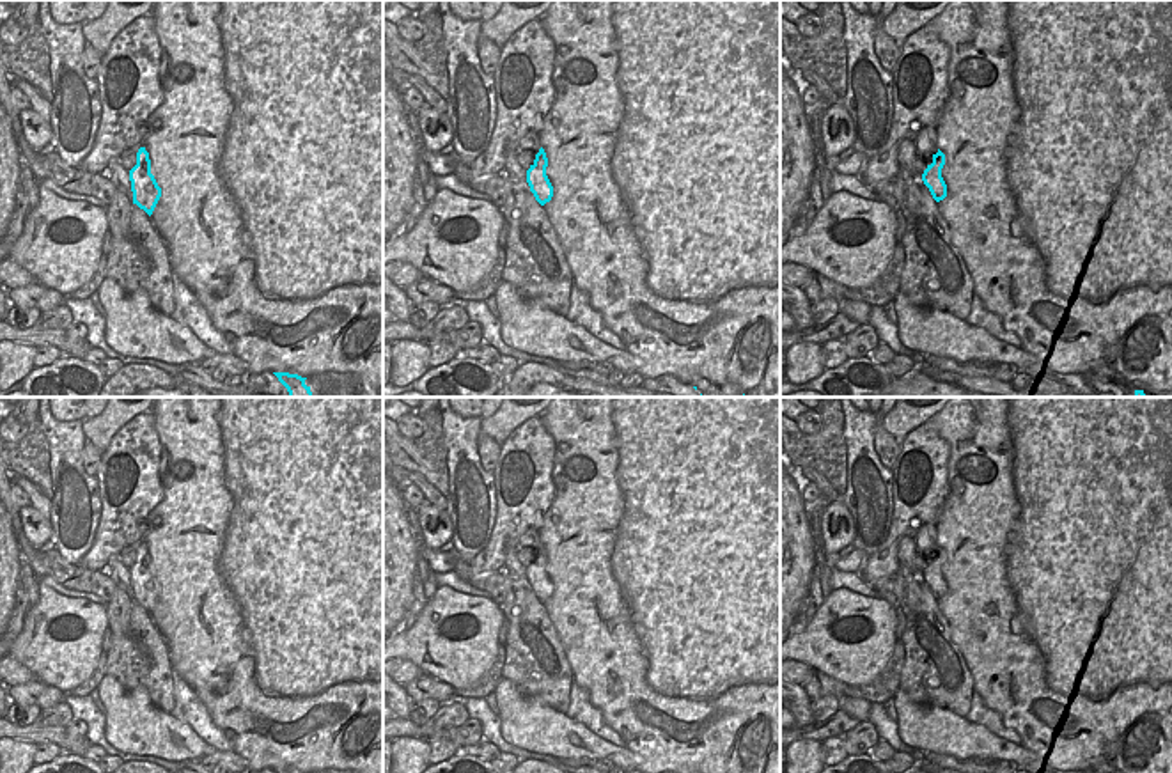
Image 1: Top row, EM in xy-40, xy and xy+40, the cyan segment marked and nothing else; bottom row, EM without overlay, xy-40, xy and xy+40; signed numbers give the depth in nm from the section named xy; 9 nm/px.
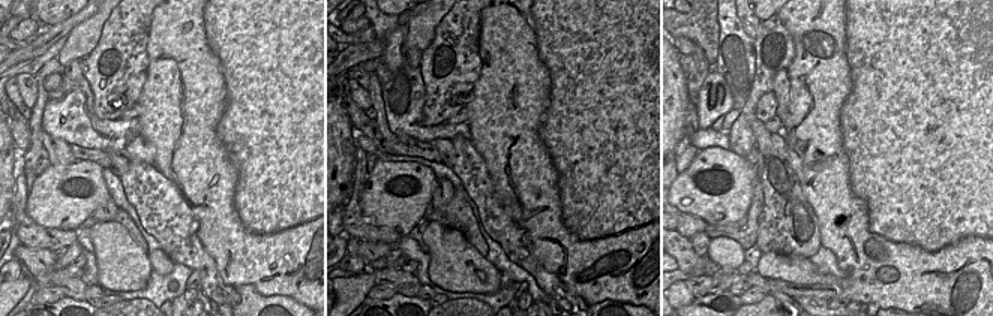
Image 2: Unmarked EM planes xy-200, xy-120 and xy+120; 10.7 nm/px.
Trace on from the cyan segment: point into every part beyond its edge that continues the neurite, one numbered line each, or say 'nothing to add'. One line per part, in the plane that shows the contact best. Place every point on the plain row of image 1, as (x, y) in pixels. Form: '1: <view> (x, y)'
1: xy+40 (926, 538)

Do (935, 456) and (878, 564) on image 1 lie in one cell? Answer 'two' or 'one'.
one

